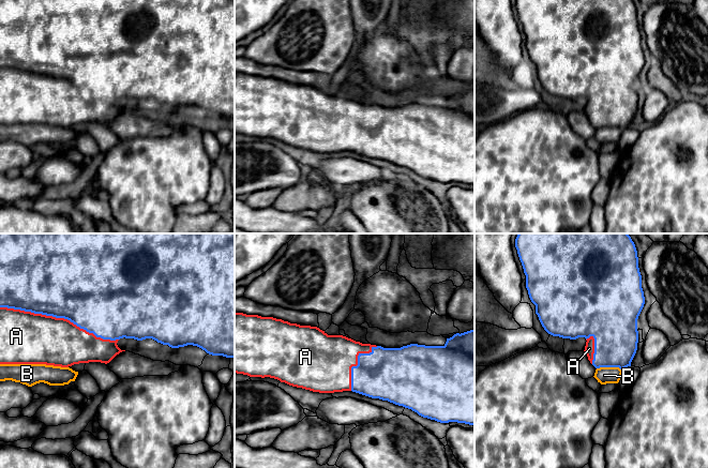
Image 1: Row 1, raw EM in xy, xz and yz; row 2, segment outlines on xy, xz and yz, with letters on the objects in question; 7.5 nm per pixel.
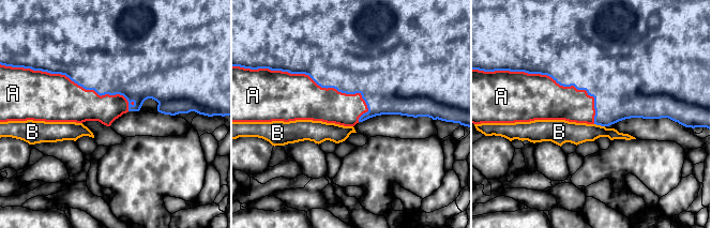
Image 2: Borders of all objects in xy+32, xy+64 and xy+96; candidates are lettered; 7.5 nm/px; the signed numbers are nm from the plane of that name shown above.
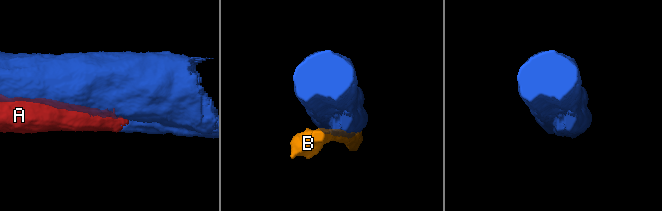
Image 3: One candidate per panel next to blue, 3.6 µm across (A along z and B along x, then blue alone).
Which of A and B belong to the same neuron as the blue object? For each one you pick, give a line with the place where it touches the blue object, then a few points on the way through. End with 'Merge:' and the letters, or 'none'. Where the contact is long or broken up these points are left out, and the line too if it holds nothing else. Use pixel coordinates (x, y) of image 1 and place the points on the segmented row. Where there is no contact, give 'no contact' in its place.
A: meets blue in xy at (59, 317)
Merge: A

